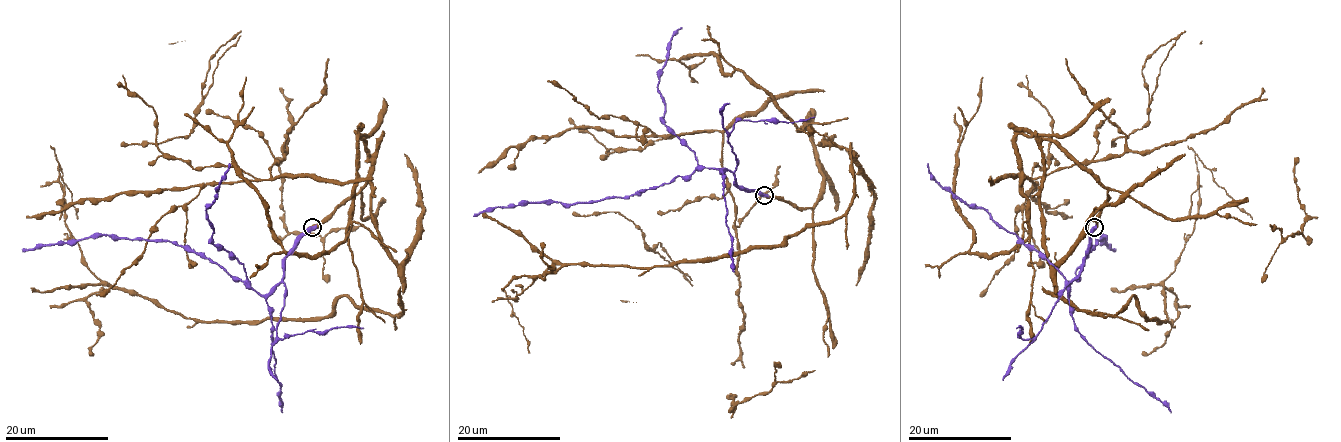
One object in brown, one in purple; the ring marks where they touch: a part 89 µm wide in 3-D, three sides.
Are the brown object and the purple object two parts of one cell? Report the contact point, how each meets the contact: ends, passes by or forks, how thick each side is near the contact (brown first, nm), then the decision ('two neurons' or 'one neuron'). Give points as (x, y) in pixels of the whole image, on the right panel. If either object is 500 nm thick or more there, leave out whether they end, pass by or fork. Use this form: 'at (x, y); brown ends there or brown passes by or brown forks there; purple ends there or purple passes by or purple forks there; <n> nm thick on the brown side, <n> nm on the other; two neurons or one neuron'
at (1094, 227); 500 nm thick on the brown side, 750 nm on the other; one neuron

